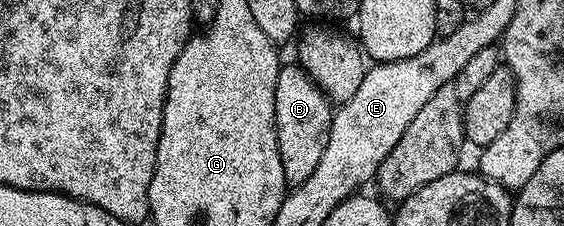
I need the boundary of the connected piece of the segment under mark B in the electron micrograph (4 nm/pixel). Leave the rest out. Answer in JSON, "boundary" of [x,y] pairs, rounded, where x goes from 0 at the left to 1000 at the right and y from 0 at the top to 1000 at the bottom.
{"boundary":[[[502,279],[489,345],[489,451],[486,456],[486,553],[496,664],[496,717],[504,735],[509,819],[527,823],[553,788],[553,752],[567,721],[567,695],[582,646],[589,460],[564,389],[555,345],[527,279]]]}

